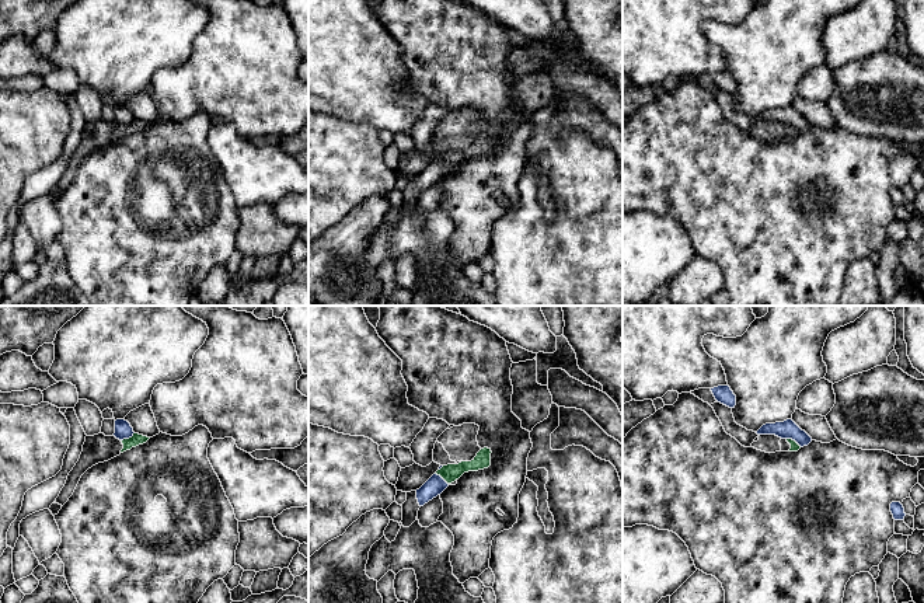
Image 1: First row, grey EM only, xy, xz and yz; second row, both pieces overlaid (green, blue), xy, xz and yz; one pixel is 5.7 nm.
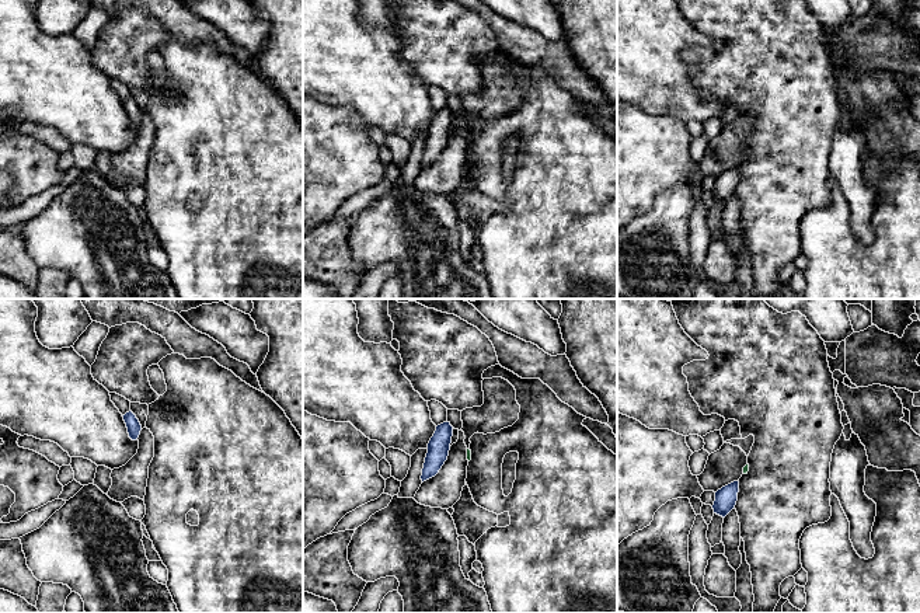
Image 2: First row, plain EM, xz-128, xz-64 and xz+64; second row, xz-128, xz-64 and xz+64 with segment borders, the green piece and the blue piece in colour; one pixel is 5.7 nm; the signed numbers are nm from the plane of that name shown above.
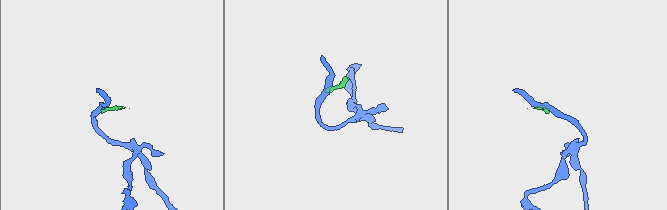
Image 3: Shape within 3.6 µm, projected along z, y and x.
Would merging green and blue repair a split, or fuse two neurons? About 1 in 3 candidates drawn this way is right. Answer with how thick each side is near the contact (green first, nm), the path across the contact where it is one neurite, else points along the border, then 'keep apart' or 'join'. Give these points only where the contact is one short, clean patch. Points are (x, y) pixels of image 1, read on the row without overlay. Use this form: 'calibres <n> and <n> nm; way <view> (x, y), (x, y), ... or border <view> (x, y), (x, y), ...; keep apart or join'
calibres 70 and 100 nm; border xy (133, 118), (121, 126); keep apart

